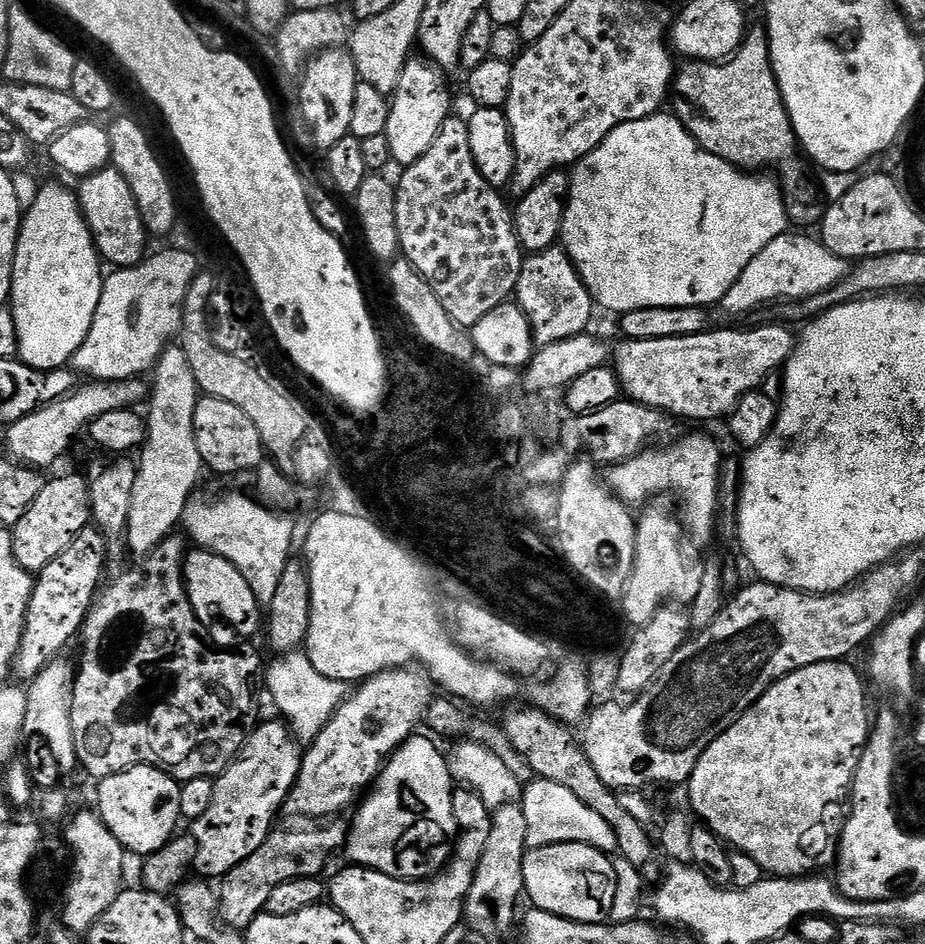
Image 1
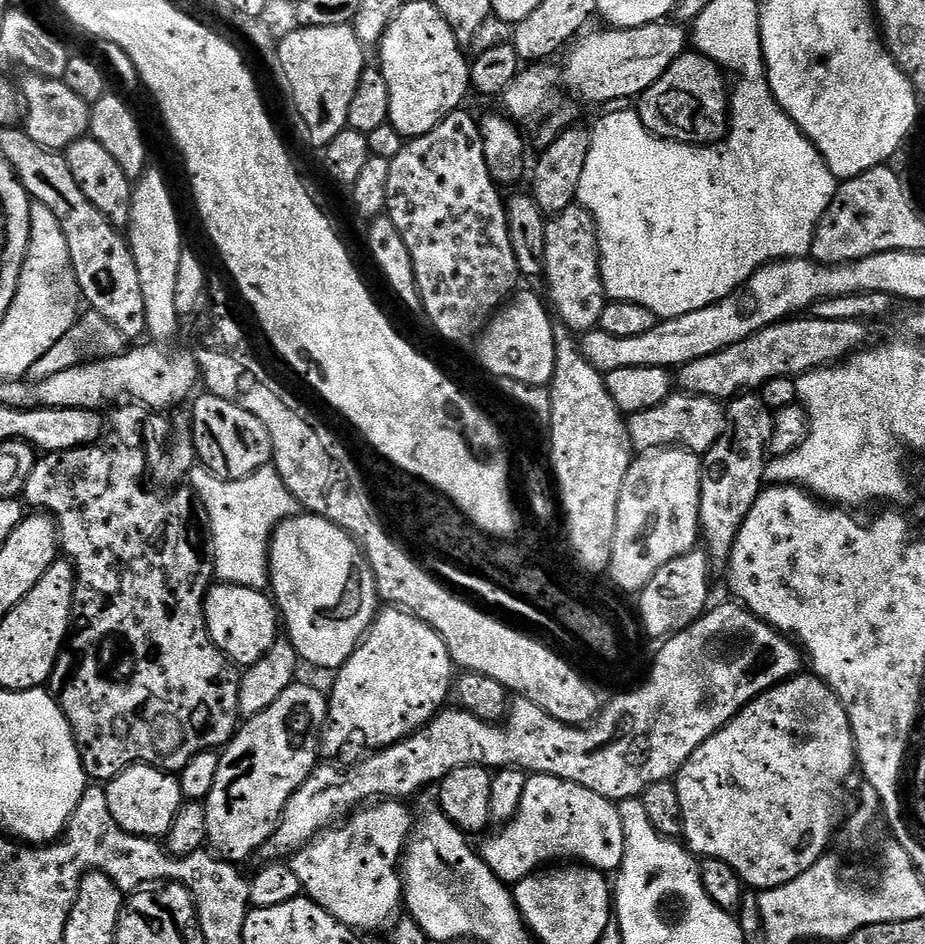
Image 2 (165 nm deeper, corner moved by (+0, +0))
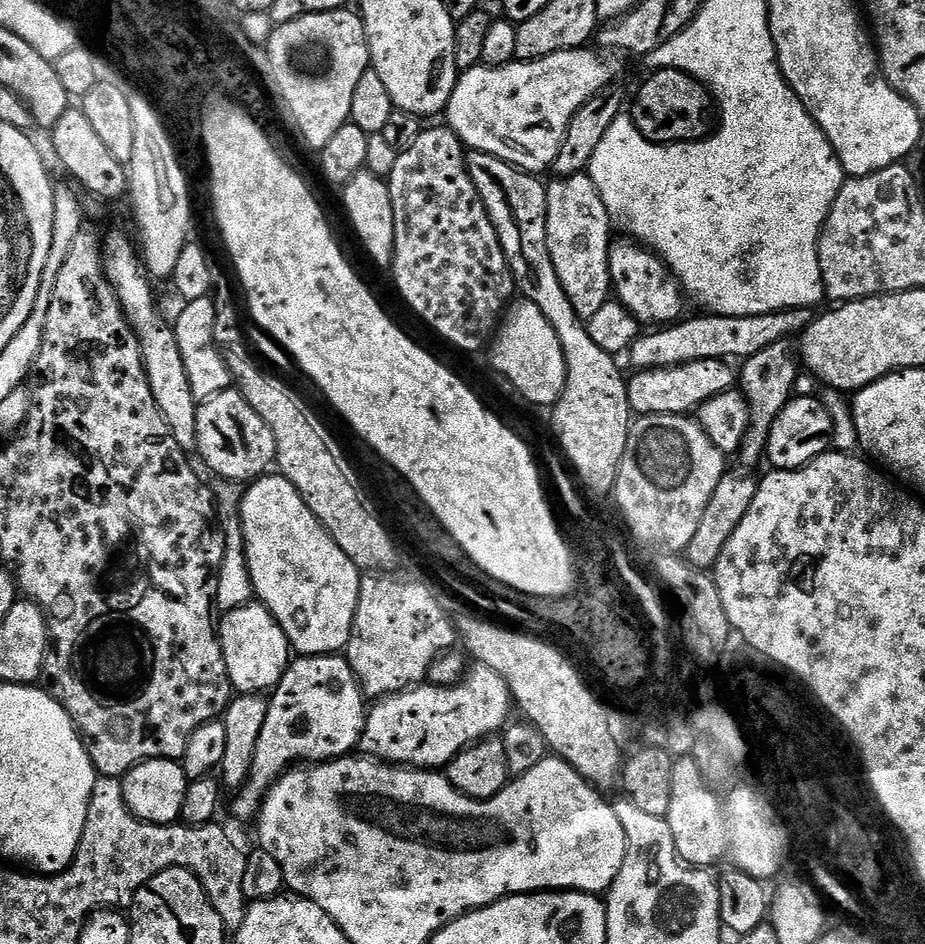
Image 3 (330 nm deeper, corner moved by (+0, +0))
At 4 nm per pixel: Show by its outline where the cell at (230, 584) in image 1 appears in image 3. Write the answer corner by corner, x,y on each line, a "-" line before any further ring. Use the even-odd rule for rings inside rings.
249,602
227,609
218,620
218,635
222,658
226,658
228,681
240,694
268,694
275,689
288,671
290,645
282,626
259,602

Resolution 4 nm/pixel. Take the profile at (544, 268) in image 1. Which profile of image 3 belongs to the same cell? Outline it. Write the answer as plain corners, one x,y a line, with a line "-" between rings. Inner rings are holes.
587,172
553,181
547,185
546,246
550,250
550,262
554,262
554,274
558,274
570,306
587,322
610,299
612,292
608,254
614,243
614,225
602,194
598,194
598,186
594,186

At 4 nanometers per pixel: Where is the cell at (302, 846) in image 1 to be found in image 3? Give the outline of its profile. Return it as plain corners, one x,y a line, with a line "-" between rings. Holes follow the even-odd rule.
476,662
465,671
461,683
438,686
425,682
415,688
407,688
404,692
396,692
392,696
379,697
368,709
368,722
360,739
359,751
385,764
444,770
458,753
476,741
487,740
503,733
506,725
513,719
512,708
514,712
512,692
506,678
502,678
498,670
490,670
490,666

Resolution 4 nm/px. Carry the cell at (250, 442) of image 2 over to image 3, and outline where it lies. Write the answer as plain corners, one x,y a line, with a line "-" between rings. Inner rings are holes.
235,390
220,392
199,405
196,452
204,459
205,466
214,475
221,476
219,479
224,482
251,482
265,475
276,463
276,443
274,434
270,434
270,426
262,422
258,410
254,410
254,406
246,402
244,395

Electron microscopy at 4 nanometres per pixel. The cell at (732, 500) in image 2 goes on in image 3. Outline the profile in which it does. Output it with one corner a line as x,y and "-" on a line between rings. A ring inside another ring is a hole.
791,339
774,342
774,346
766,346
766,350
758,350
751,358
743,361
738,368
738,388
748,399
748,409
752,412
752,420
744,435
744,441
738,453
738,460
744,464
756,464
765,455
768,447
768,435
774,418
786,406
786,402
794,395
792,387
802,373
797,353

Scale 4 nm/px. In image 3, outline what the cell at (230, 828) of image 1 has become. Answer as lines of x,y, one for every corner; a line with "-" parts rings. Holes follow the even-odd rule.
343,655
300,656
293,659
268,700
266,726
262,726
262,734
258,734
258,750
254,750
254,762
248,780
233,795
236,796
232,800
233,814
240,820
251,821
259,813
260,805
264,803
264,797
268,795
273,782
297,762
323,764
326,760
338,760
355,753
360,747
360,739
368,722
368,709
360,679

